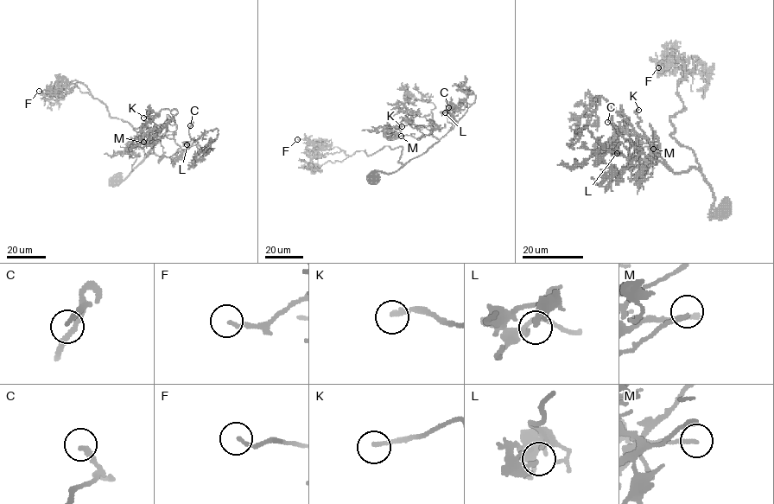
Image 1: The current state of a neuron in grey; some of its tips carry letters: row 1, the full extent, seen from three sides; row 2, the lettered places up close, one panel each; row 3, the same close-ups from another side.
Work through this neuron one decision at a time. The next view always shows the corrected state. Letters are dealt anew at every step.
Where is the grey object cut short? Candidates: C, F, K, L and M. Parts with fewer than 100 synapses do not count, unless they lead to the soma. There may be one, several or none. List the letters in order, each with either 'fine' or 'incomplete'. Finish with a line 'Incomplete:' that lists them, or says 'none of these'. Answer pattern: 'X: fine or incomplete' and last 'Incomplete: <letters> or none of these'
C: incomplete
F: fine
K: incomplete
L: fine
M: fine
Incomplete: C, K

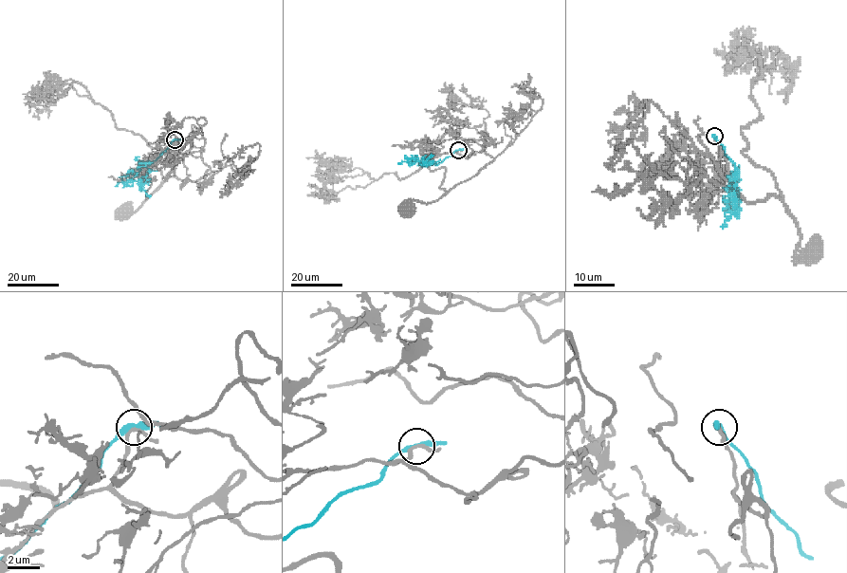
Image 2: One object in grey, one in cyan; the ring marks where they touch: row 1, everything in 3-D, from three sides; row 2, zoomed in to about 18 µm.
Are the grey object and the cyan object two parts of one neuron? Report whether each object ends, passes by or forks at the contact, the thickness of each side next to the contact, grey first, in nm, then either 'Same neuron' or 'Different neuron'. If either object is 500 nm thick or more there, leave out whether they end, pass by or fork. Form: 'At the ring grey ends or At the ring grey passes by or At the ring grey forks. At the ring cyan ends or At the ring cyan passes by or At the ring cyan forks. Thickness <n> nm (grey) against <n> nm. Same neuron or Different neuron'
At the ring grey passes by. At the ring cyan passes by. Thickness 190 nm (grey) against 320 nm. Same neuron

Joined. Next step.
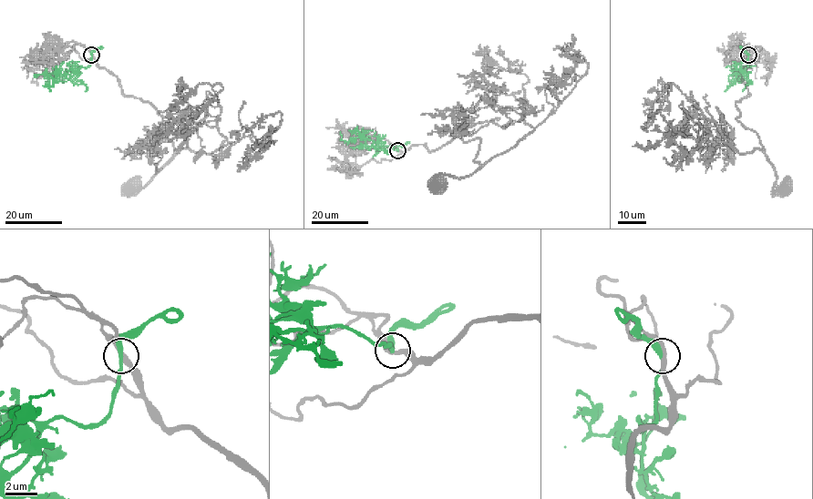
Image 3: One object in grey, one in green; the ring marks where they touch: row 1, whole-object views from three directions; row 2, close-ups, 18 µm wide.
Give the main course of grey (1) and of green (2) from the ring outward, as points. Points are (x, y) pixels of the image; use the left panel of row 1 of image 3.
1: (91, 55), (118, 78), (124, 95), (149, 103), (174, 120), (168, 135), (173, 156), (147, 183), (129, 191)
2: (91, 55), (88, 66), (79, 66), (77, 72), (69, 69), (56, 78), (34, 74)

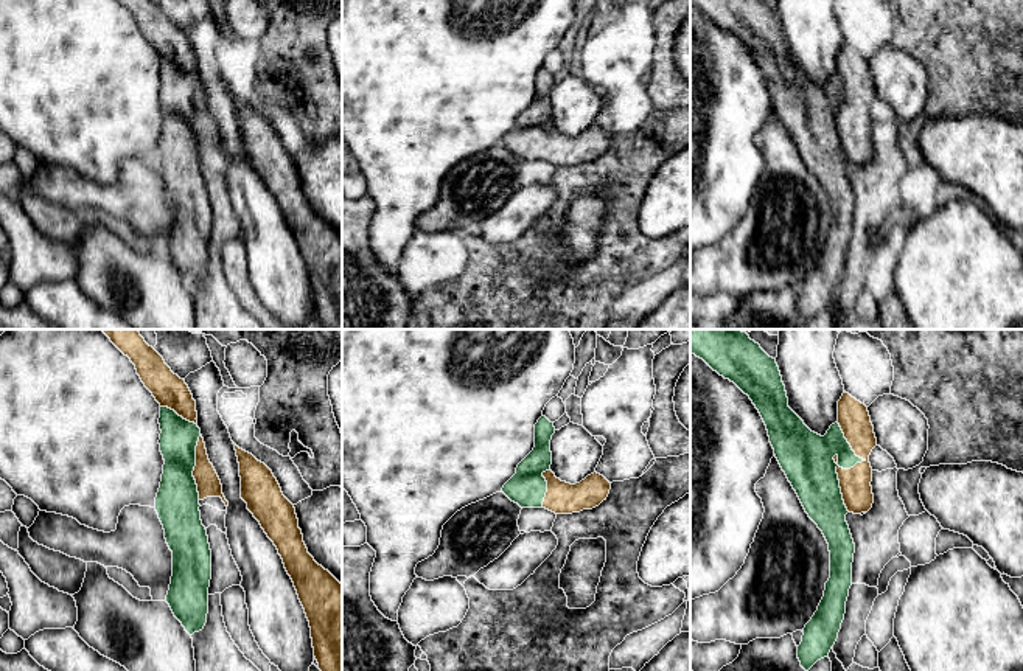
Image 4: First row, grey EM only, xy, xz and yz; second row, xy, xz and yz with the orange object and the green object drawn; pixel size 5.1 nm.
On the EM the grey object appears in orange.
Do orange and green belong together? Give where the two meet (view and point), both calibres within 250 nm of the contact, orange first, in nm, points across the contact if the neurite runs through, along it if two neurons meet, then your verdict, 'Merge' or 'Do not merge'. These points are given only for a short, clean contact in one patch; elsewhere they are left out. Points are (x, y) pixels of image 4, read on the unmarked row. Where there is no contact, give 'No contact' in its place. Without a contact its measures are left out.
Touches orange at yz (846, 121). Thickness 160 nm (orange) against 280 nm. Merge

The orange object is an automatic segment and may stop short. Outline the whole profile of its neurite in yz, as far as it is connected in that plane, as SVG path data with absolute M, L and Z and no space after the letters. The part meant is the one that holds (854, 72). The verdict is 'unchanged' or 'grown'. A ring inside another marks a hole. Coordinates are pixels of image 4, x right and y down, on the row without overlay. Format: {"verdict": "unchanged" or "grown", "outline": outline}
{"verdict": "grown", "outline": "M690 0L690 5L749 48L782 123L829 196L830 230L798 298L801 318L808 323L829 309L846 266L855 205L846 166L868 165L874 155L869 107L877 90L868 59L844 43L838 73L821 89L788 59L776 11L762 0Z"}

